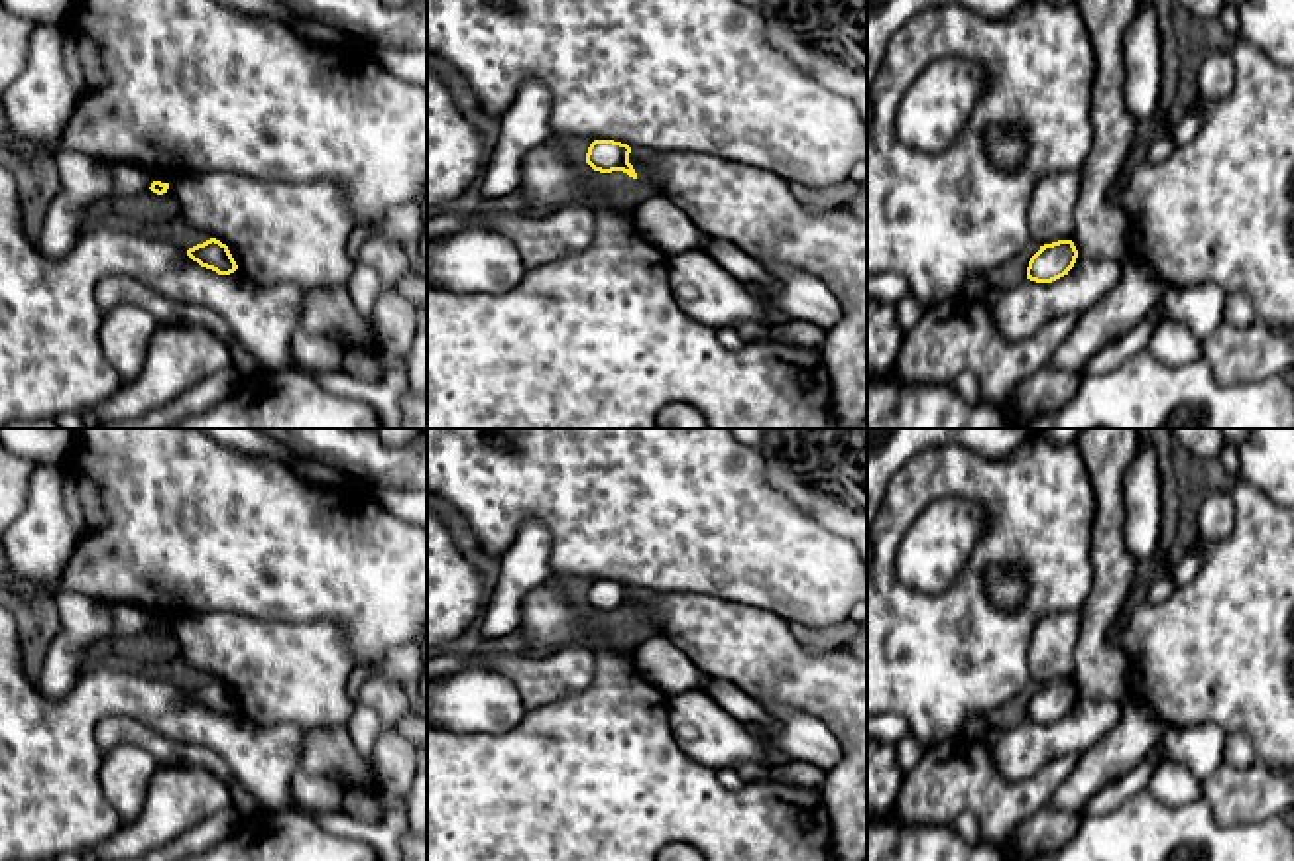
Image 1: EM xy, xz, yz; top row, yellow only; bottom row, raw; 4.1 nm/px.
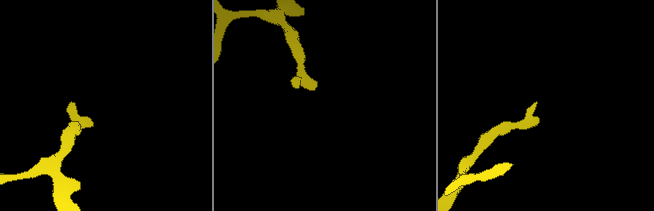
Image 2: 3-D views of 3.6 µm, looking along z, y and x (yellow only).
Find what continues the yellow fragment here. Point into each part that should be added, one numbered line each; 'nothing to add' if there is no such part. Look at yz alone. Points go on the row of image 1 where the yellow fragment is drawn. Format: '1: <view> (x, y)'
nothing to add

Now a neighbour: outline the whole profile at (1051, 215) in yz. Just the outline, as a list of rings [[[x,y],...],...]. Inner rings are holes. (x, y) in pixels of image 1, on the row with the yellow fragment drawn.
[[[1062,171],[1038,179],[1030,195],[1029,226],[1030,238],[1040,246],[1072,240],[1080,181],[1080,171]]]

